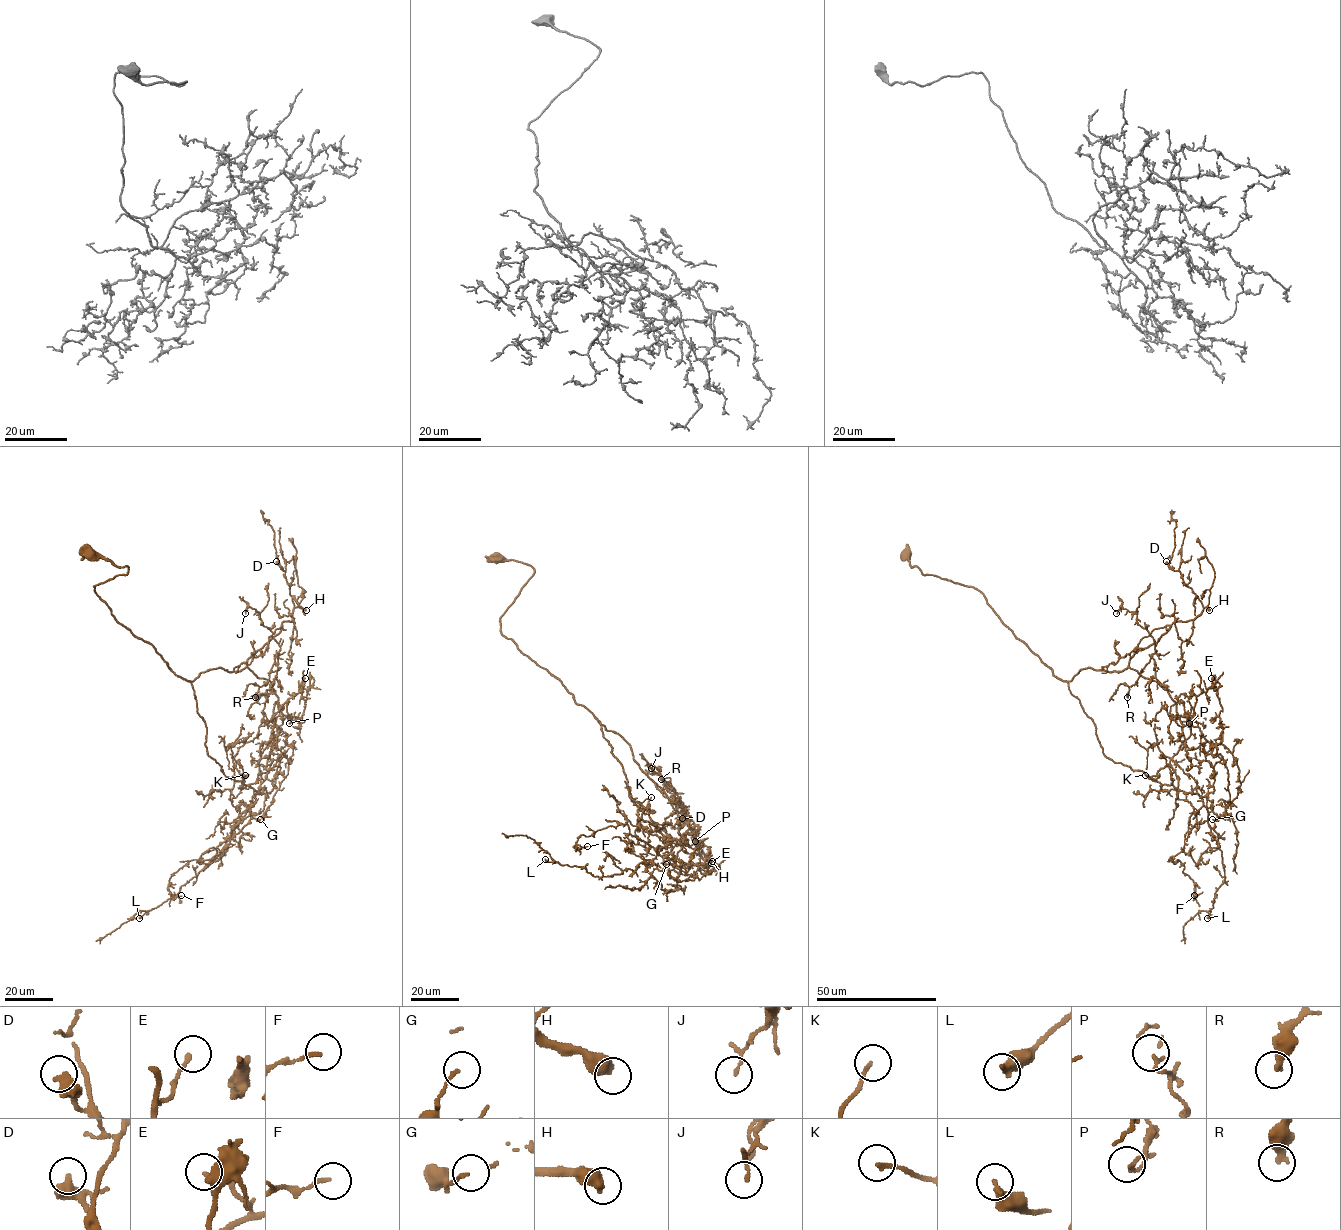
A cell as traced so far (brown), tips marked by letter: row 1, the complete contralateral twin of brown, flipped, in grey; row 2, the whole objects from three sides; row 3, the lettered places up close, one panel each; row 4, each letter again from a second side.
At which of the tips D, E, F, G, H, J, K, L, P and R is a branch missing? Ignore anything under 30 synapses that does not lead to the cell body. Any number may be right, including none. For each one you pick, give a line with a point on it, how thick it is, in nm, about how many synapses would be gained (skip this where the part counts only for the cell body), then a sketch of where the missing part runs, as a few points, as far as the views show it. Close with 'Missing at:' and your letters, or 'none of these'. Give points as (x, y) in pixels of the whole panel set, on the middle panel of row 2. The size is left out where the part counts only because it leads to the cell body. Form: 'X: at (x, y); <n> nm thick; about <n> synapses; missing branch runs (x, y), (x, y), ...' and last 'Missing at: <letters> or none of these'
H: at (712, 861); 550 nm thick; about 900 synapses; missing branch runs (712, 861), (715, 872), (718, 865), (692, 859), (642, 798), (648, 808), (629, 796), (636, 810), (612, 805)
K: at (651, 797); 150 nm thick; about 60 synapses; missing branch runs (651, 797), (640, 784), (641, 773), (627, 765)
Missing at: H, K

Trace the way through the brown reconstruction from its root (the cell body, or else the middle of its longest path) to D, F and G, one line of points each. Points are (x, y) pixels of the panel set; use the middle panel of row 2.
D: (496, 559), (534, 570), (500, 618), (501, 633), (630, 745), (639, 767), (686, 818), (699, 855), (682, 818)
F: (496, 559), (534, 570), (501, 633), (600, 722), (667, 843), (657, 855), (619, 824), (574, 847), (587, 846)
G: (496, 559), (534, 570), (500, 618), (501, 633), (600, 722), (629, 796), (667, 843), (653, 862), (666, 864)

